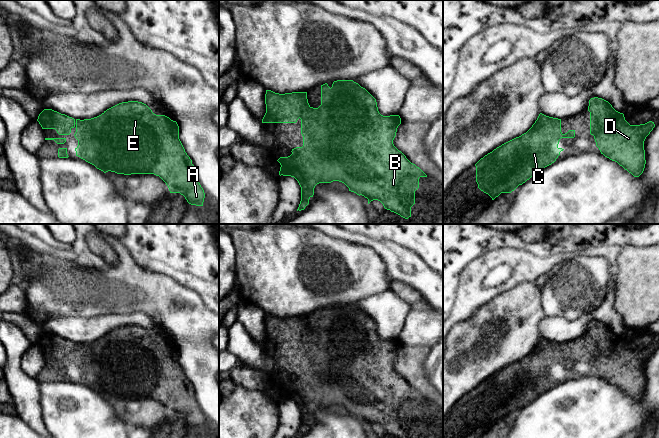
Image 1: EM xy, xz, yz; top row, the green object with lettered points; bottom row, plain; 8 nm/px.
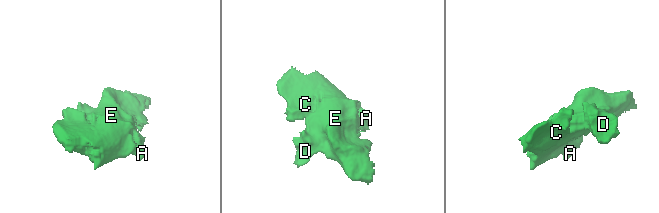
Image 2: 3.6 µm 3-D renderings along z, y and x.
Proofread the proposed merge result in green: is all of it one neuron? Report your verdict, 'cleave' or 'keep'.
keep

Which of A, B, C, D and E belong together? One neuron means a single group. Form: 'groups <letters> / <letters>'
groups A B C D E

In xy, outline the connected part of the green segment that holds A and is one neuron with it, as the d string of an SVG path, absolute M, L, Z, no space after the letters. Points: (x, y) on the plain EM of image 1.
M128 325L119 327L101 339L91 343L74 343L52 333L44 333L37 345L42 353L55 353L59 359L69 359L72 352L76 352L74 358L78 364L75 372L76 380L94 389L104 397L111 395L117 398L154 398L159 400L168 410L170 417L180 417L191 429L203 430L205 417L196 400L192 384L185 376L179 363L179 350L176 345L165 339L156 339L144 327Z

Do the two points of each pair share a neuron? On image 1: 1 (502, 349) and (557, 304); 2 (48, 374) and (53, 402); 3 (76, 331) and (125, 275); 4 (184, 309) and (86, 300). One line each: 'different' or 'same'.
1: different
2: different
3: different
4: same

